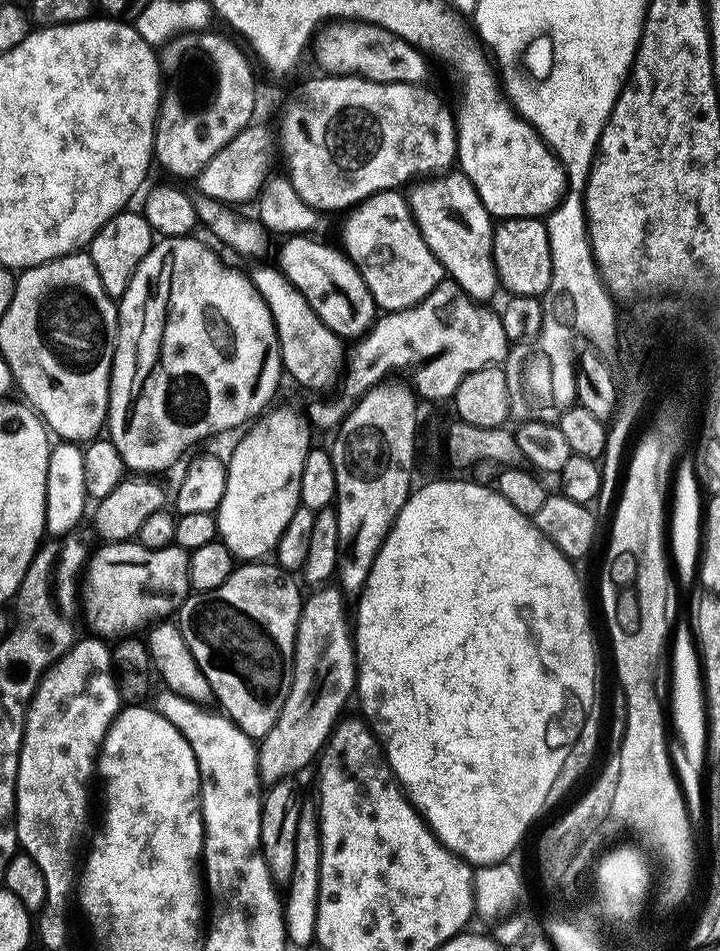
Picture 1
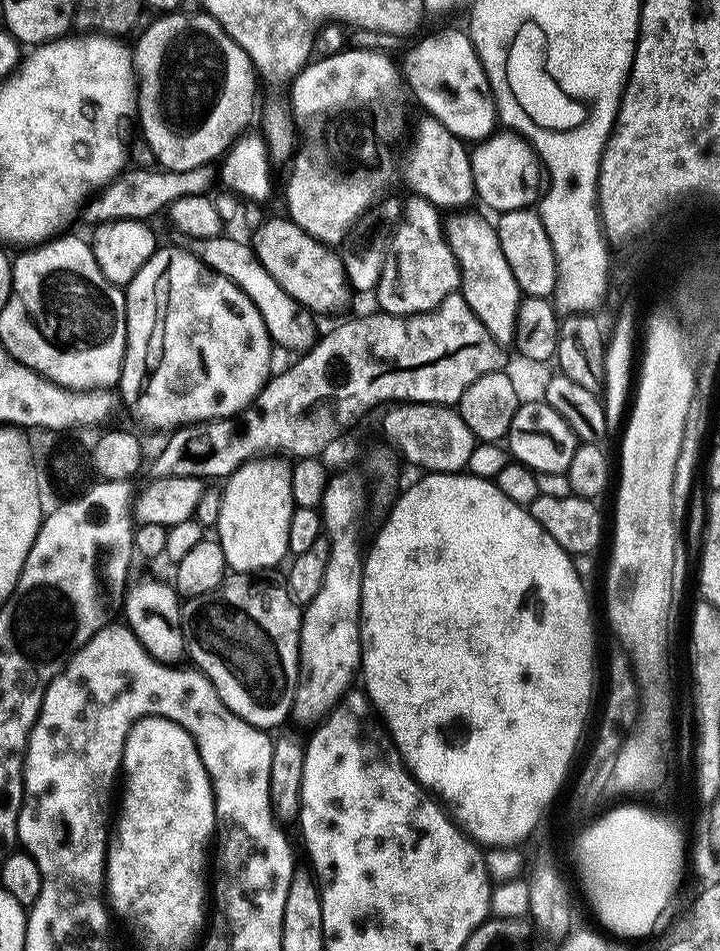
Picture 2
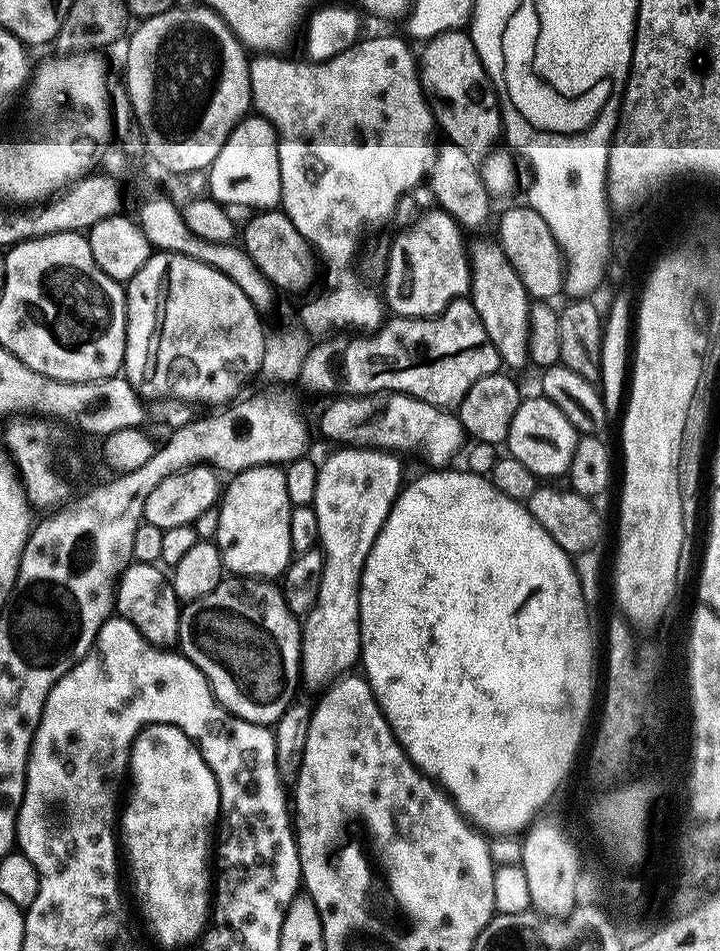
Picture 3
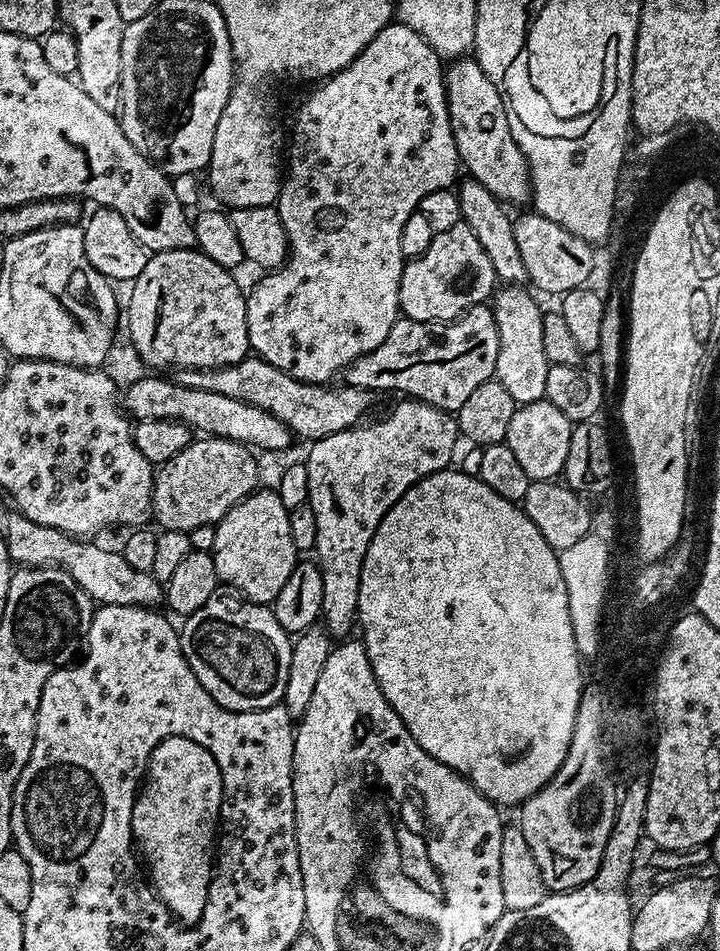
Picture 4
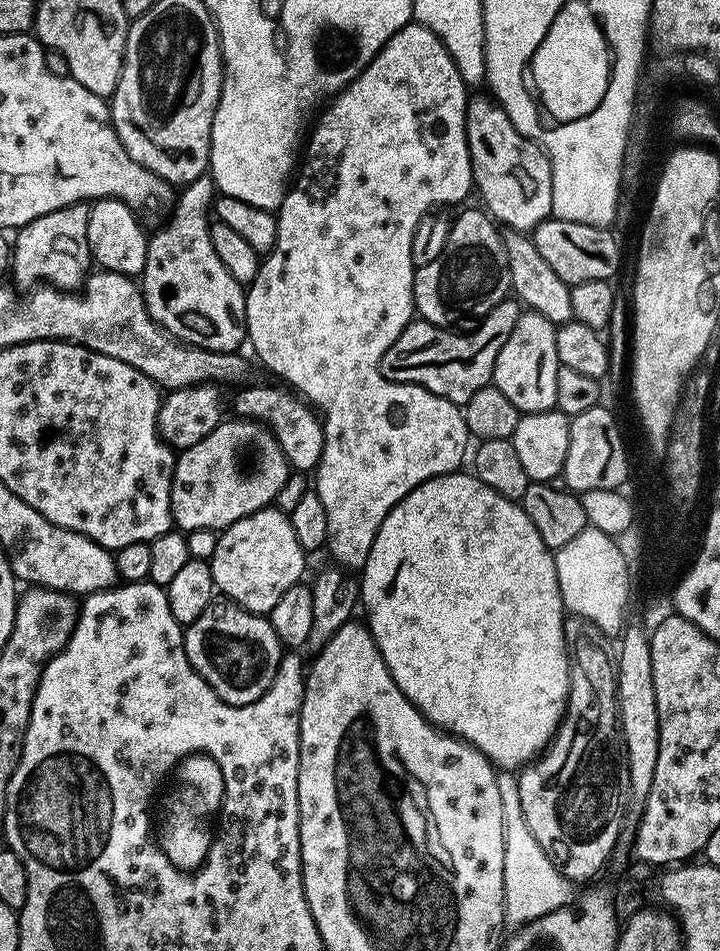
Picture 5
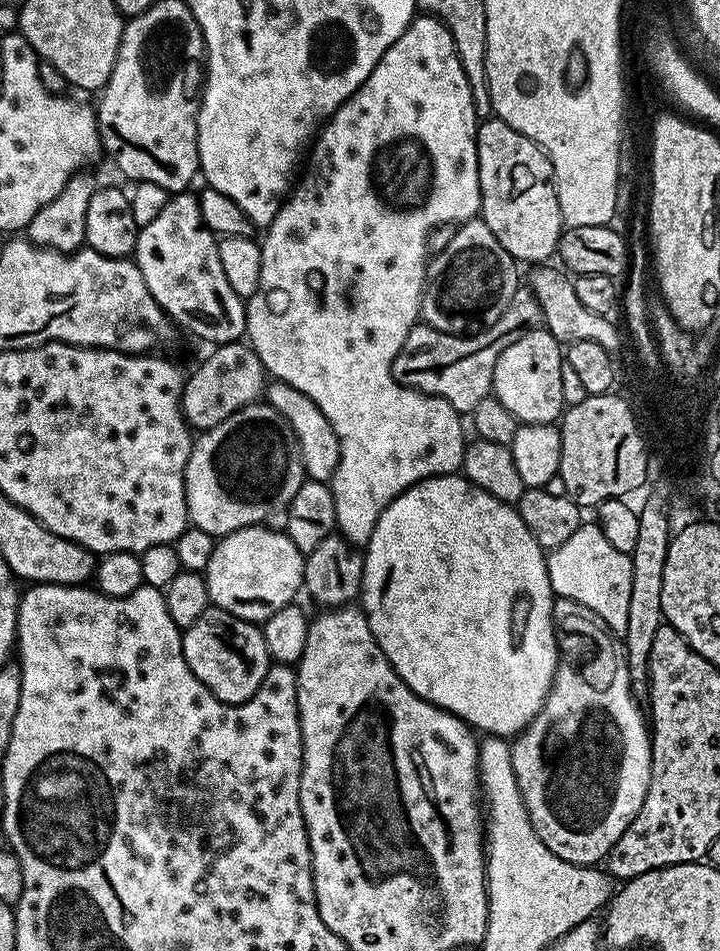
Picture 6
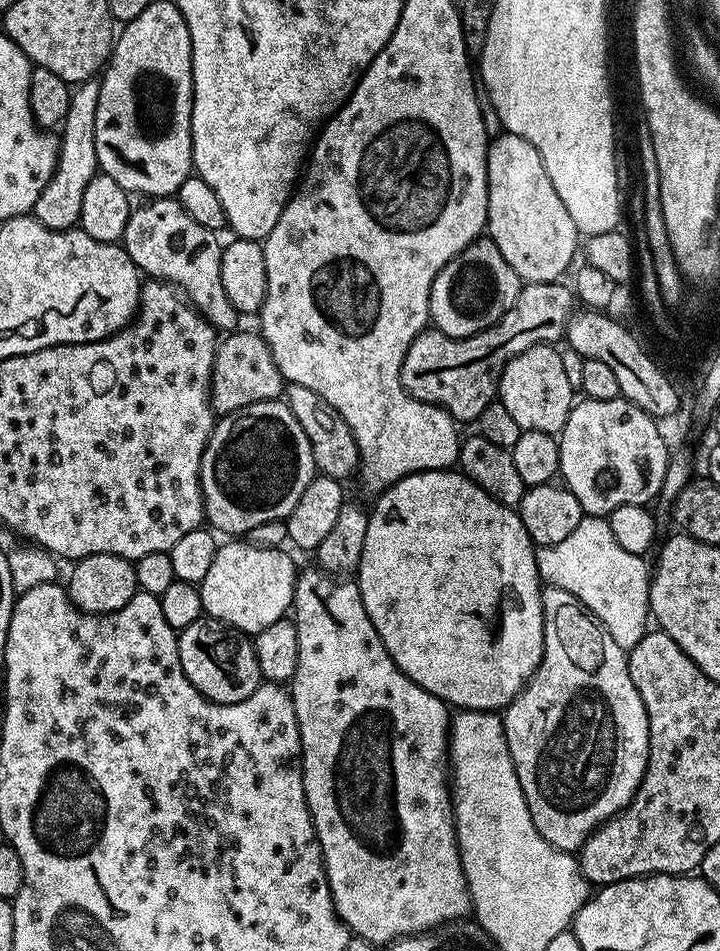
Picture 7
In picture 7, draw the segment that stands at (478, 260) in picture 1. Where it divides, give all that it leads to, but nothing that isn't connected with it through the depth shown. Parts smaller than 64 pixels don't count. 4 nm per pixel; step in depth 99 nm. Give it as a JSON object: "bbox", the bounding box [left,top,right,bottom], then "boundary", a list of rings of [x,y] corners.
{"bbox":[498,344,574,434],"boundary":[[[535,344],[530,350],[522,350],[506,366],[500,375],[498,400],[510,410],[514,422],[521,430],[558,434],[566,426],[566,418],[574,403],[574,389],[566,378],[560,352],[551,344]]]}

